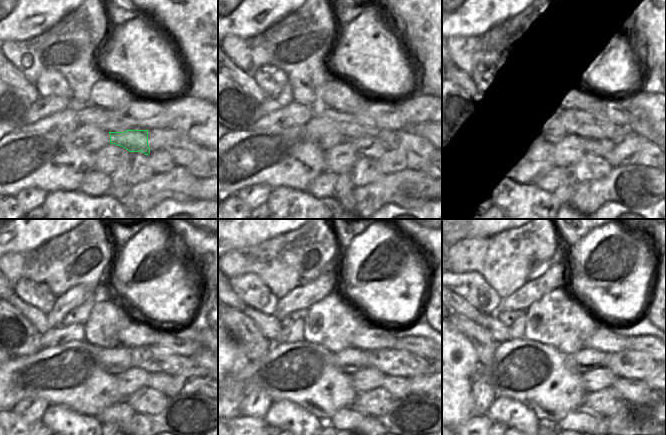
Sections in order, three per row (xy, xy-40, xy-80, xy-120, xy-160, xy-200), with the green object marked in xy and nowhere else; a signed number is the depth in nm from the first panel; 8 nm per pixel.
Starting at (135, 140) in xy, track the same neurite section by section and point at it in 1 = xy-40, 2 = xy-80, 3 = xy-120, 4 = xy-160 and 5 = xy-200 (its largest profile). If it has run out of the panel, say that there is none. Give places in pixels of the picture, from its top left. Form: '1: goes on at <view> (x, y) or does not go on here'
1: goes on at xy-40 (370, 147)
2: goes on at xy-80 (600, 148)
3: goes on at xy-120 (166, 384)
4: goes on at xy-160 (399, 387)
5: goes on at xy-200 (631, 390)

